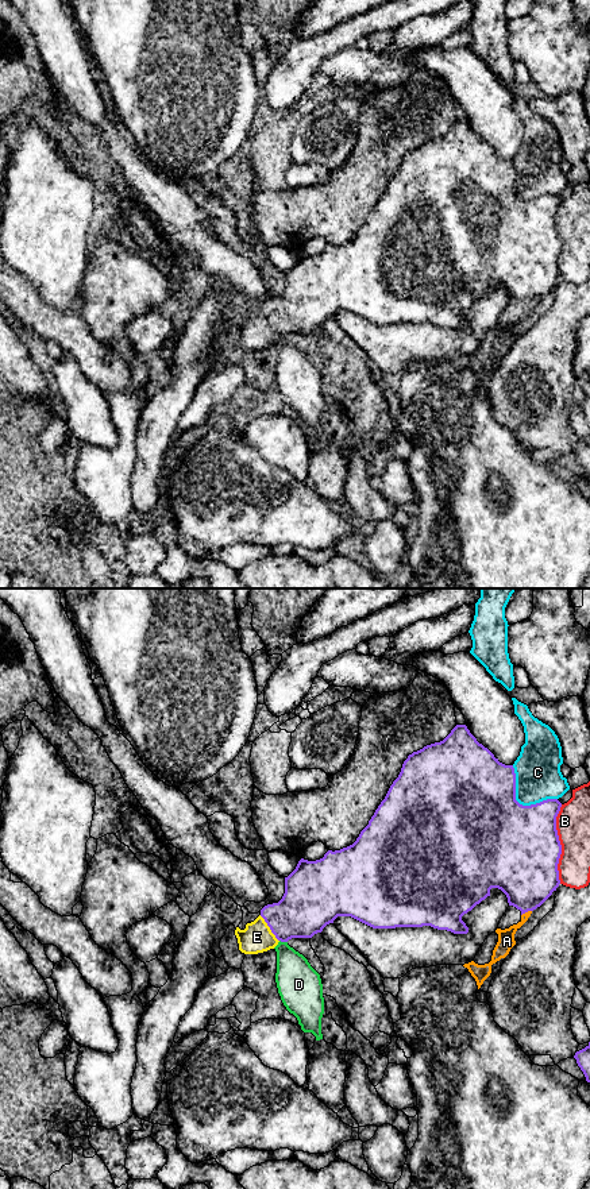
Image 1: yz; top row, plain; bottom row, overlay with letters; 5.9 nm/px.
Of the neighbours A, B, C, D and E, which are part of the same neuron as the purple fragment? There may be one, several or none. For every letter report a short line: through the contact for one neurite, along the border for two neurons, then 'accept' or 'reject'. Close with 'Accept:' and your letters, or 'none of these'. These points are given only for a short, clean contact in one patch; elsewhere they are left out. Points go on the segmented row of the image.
A: line yz (531, 910), (521, 915); reject
B: reject
C: reject
D: line yz (280, 939), (286, 942); reject
E: line yz (305, 908), (270, 929), (257, 937); accept
Accept: E

